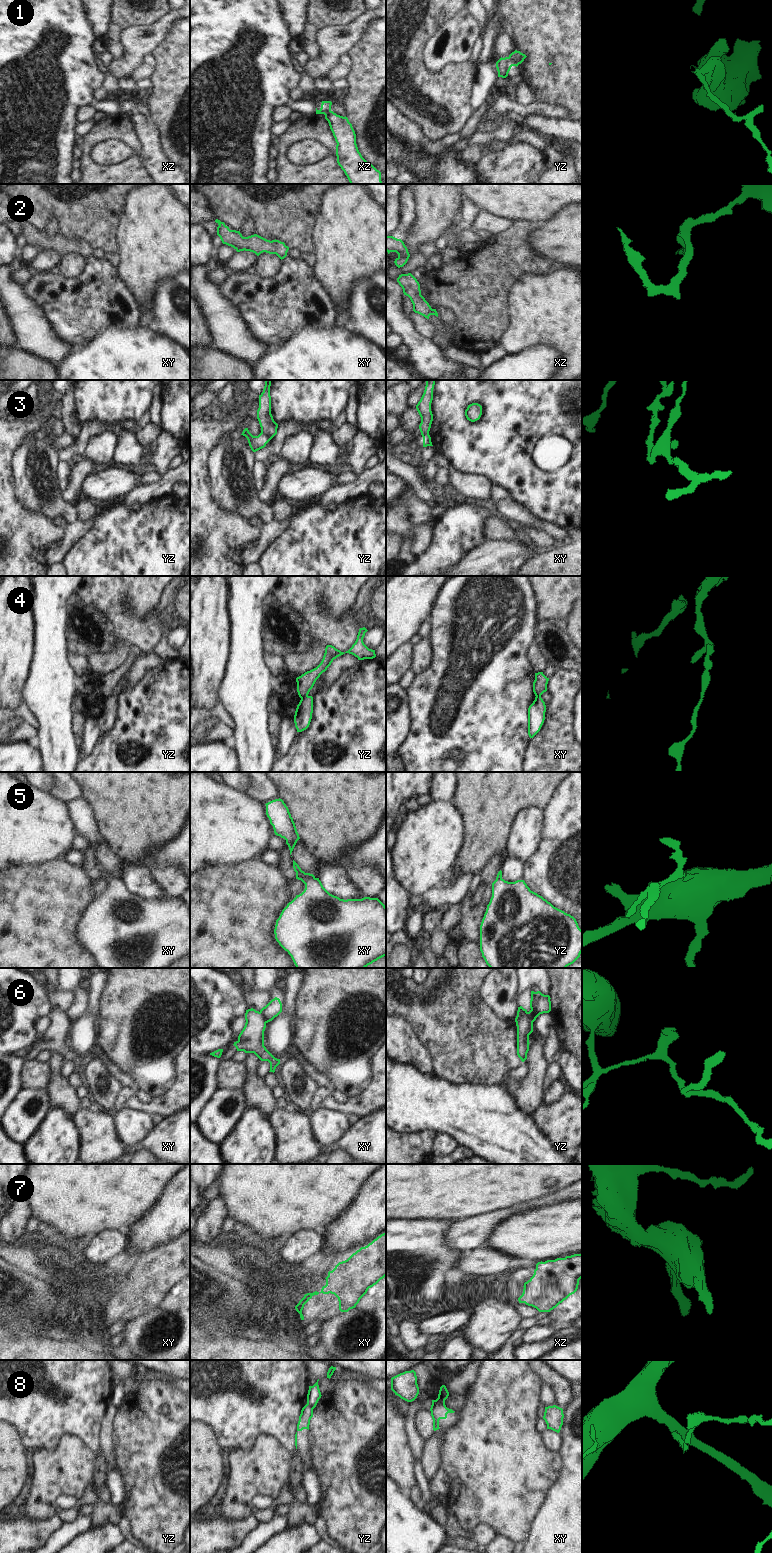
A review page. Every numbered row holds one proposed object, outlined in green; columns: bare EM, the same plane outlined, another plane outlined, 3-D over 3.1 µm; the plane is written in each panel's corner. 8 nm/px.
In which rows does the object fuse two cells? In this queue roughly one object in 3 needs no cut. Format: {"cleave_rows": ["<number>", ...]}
{"cleave_rows": ["1", "3", "4", "6", "8"]}

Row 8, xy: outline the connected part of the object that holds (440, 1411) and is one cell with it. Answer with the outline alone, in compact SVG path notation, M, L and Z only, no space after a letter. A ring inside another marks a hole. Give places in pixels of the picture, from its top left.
M441 1403L438 1405L431 1405L430 1408L431 1416L433 1419L433 1430L436 1431L439 1428L439 1420L446 1419L448 1413L454 1413L452 1409L446 1407L445 1403Z

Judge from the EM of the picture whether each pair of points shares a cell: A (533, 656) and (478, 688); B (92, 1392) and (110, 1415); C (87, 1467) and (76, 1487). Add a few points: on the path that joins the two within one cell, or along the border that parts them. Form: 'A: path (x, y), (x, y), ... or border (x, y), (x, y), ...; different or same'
A: border (532, 644), (527, 652), (527, 659), (534, 673); different
B: border (110, 1403), (105, 1410), (100, 1431); different
C: path (82, 1472), (76, 1478), (76, 1482); same

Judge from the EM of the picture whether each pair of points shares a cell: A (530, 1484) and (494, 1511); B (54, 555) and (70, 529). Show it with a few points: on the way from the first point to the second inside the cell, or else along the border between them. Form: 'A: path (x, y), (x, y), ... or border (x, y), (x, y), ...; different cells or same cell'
A: path (521, 1484), (503, 1502); same cell
B: path (61, 549), (70, 539), (70, 536); same cell

